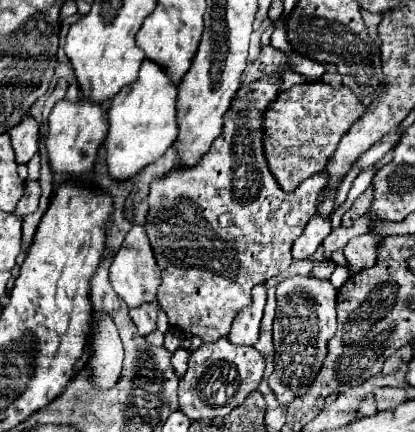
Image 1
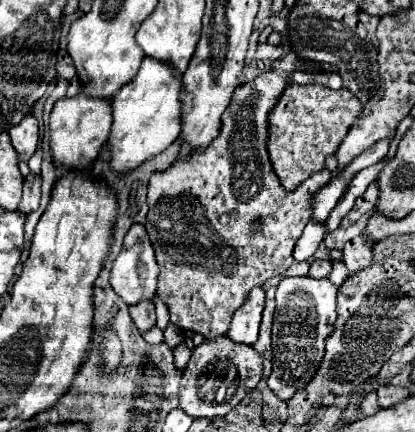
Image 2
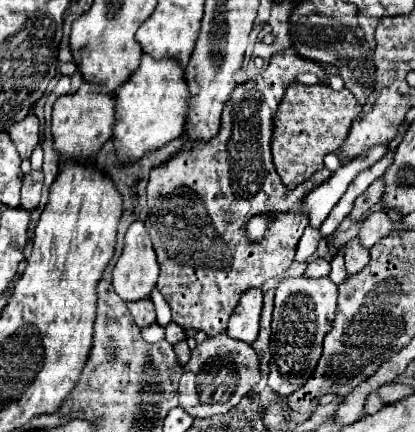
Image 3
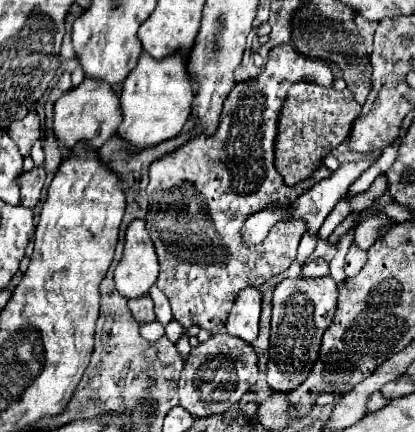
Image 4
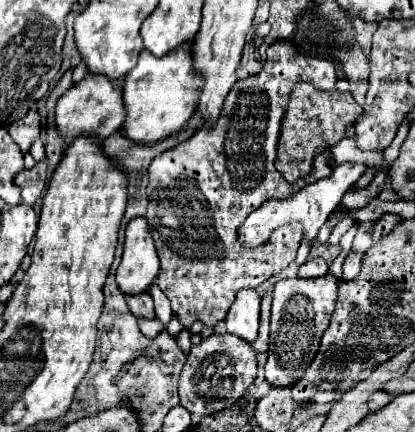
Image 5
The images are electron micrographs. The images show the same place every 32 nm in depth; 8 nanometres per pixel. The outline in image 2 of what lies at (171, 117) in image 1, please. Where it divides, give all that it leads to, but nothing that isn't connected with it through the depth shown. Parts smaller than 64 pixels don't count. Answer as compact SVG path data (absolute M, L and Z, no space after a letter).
M144 58L132 84L126 84L112 98L112 130L108 136L110 168L116 174L128 174L140 164L162 154L180 136L180 76L172 76L172 68Z

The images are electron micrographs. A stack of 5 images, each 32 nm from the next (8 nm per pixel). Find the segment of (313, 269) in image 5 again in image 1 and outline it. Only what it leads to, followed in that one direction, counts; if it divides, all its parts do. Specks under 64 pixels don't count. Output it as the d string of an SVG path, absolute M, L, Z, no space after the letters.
M322 260L322 262L314 262L314 270L312 270L312 276L316 276L316 278L330 278L332 276L332 272L334 272L334 268L336 268L336 264L332 262L332 260Z

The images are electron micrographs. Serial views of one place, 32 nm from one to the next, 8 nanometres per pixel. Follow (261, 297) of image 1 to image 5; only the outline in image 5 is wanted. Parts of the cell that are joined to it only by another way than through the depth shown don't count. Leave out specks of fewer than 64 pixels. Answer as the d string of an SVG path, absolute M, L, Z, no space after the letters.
M240 290L228 316L226 330L246 342L254 342L258 336L258 318L260 318L260 296L256 290Z

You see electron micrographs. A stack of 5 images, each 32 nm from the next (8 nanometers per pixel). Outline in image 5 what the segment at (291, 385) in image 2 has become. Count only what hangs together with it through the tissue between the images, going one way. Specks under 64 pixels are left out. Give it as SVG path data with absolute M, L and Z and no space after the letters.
M330 274L322 278L292 278L280 280L274 286L272 300L272 332L270 350L266 362L266 380L276 388L294 386L304 378L304 372L312 364L320 338L328 328L334 304L338 298L338 280Z

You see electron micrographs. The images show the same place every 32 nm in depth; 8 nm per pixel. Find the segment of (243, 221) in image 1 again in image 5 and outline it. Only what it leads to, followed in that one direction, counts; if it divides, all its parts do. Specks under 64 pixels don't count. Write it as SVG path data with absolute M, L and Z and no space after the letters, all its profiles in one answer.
M292 42L272 44L268 48L268 58L266 58L262 72L256 76L248 76L246 80L238 80L234 84L214 128L204 126L186 142L178 144L176 148L152 160L148 168L150 184L146 188L148 192L146 220L148 220L150 234L156 242L158 258L160 258L160 274L158 274L156 284L172 302L172 312L174 316L178 316L184 328L190 328L196 320L204 322L204 326L208 328L216 328L218 322L226 320L226 314L238 290L256 288L268 278L280 274L290 262L294 262L296 250L302 240L300 224L287 224L276 228L268 242L256 248L240 246L238 230L240 230L240 224L244 224L244 220L248 218L248 214L260 208L264 202L272 198L286 200L288 196L296 194L304 186L320 178L328 178L332 174L332 168L328 166L328 160L332 158L332 154L324 152L316 156L310 176L294 184L288 184L274 168L274 158L276 158L276 144L280 136L280 118L284 116L284 104L288 104L292 86L298 82L310 82L316 88L334 90L336 80L338 80L334 66L336 64L332 60L300 52Z

